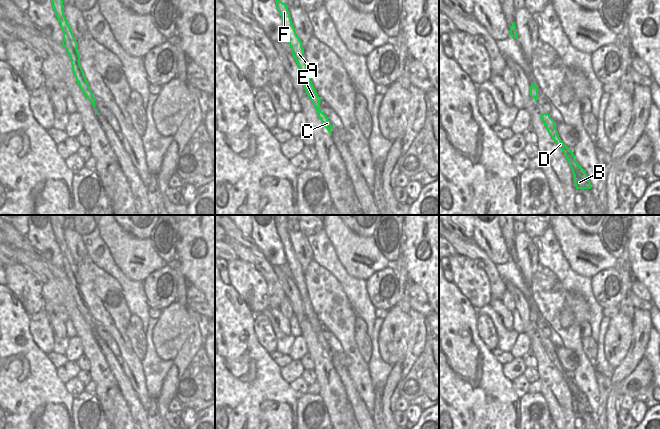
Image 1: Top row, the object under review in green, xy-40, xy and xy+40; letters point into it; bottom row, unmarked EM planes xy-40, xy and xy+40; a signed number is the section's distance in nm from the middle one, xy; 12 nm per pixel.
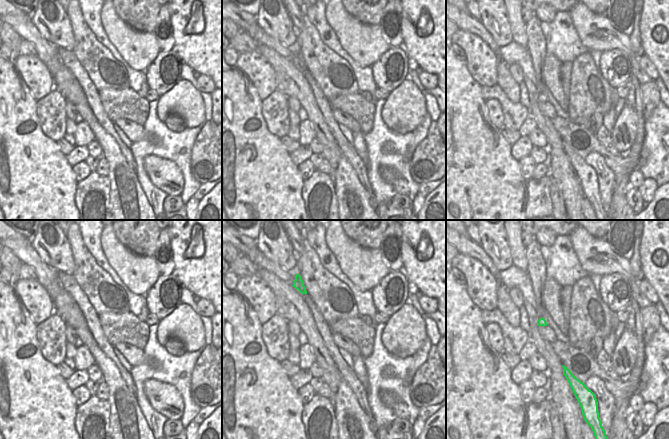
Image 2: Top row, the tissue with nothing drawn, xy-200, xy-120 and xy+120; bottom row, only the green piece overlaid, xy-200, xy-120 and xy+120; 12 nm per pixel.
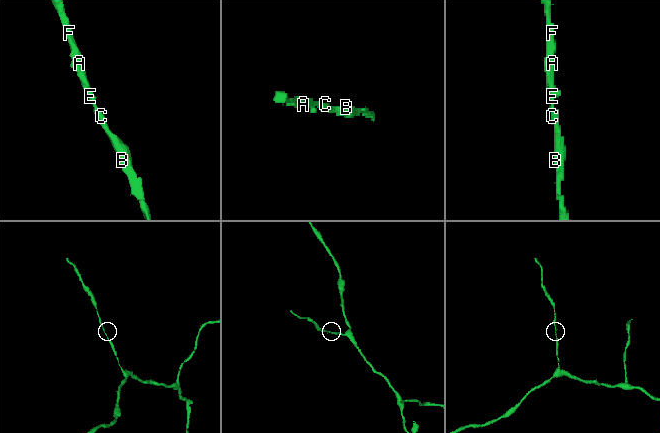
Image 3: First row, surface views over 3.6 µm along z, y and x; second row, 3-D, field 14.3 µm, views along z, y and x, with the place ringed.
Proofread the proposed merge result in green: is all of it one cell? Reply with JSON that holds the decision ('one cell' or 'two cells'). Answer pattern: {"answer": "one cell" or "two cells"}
{"answer": "one cell"}

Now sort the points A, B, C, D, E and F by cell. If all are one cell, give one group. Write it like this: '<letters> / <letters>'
A B C D E F

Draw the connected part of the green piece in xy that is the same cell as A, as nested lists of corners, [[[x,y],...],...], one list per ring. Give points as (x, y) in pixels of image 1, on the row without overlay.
[[[275,224],[275,227],[276,227],[276,232],[283,244],[283,250],[286,255],[287,265],[292,274],[292,279],[302,299],[303,310],[306,315],[306,318],[308,319],[312,328],[314,329],[322,348],[330,356],[331,359],[331,353],[333,352],[333,350],[331,349],[327,340],[320,333],[321,322],[318,320],[312,308],[311,301],[308,297],[306,283],[304,281],[304,272],[302,271],[302,266],[298,261],[295,252],[292,248],[290,237],[288,235],[289,231],[287,228],[283,227],[280,224]]]

